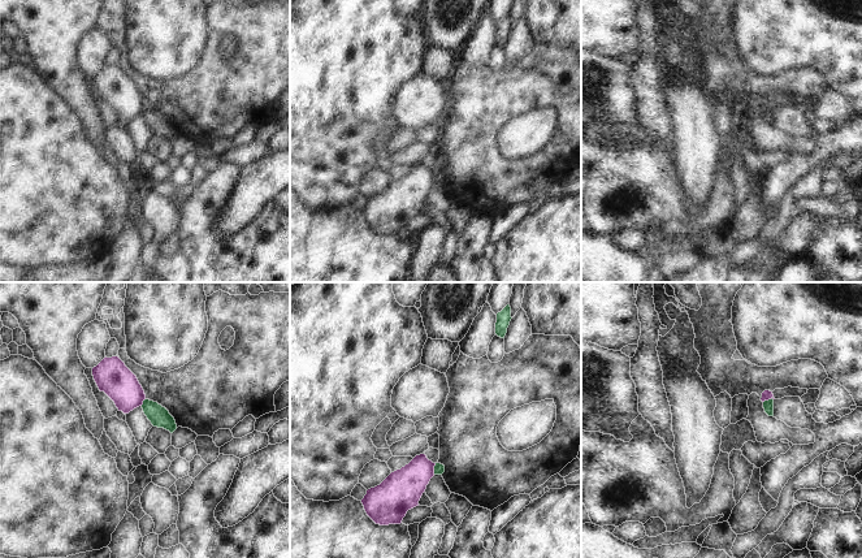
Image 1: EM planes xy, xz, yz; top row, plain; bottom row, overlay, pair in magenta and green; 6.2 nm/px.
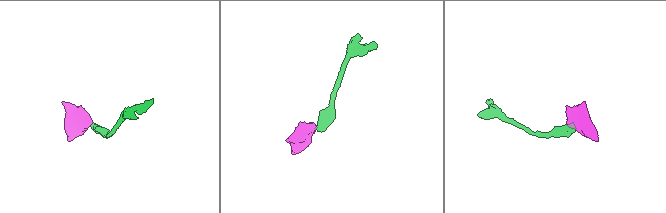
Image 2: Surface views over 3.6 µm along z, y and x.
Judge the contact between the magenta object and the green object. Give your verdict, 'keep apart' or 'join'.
keep apart

